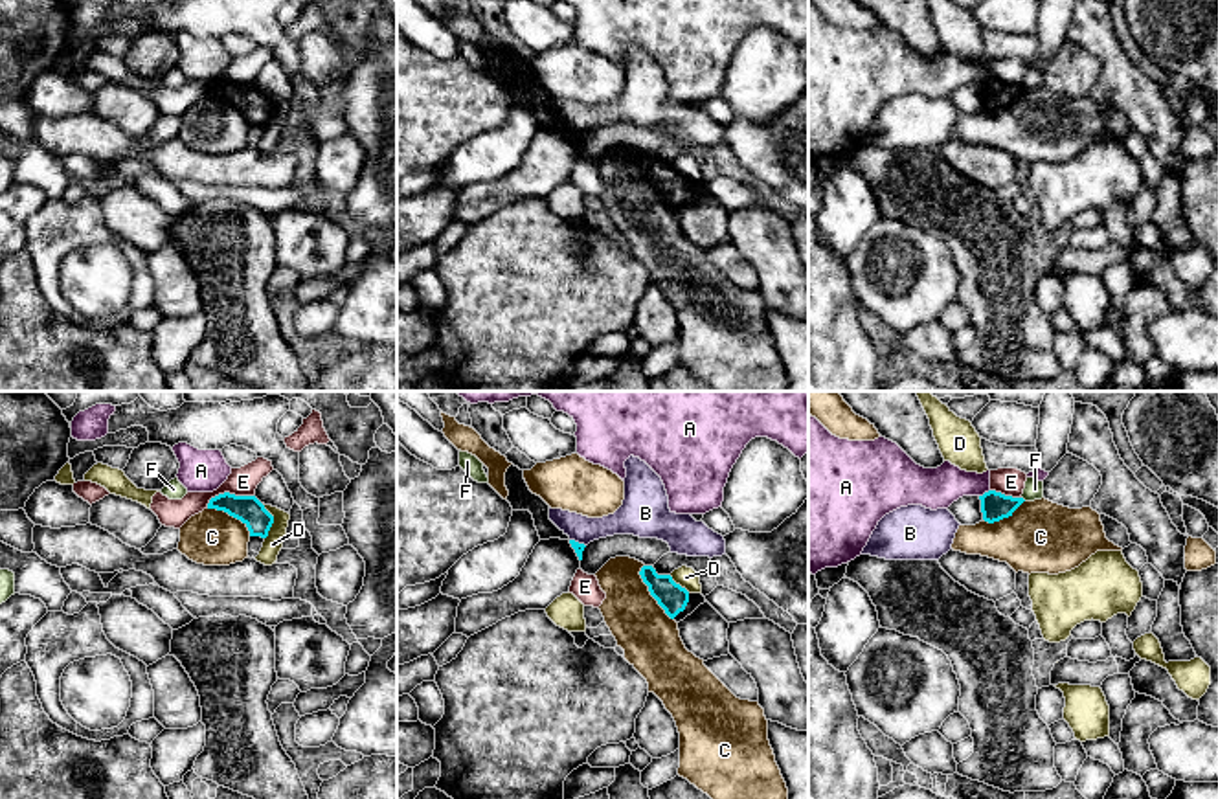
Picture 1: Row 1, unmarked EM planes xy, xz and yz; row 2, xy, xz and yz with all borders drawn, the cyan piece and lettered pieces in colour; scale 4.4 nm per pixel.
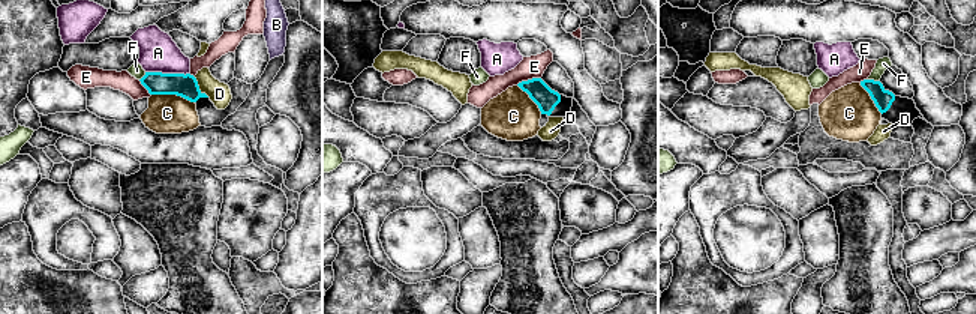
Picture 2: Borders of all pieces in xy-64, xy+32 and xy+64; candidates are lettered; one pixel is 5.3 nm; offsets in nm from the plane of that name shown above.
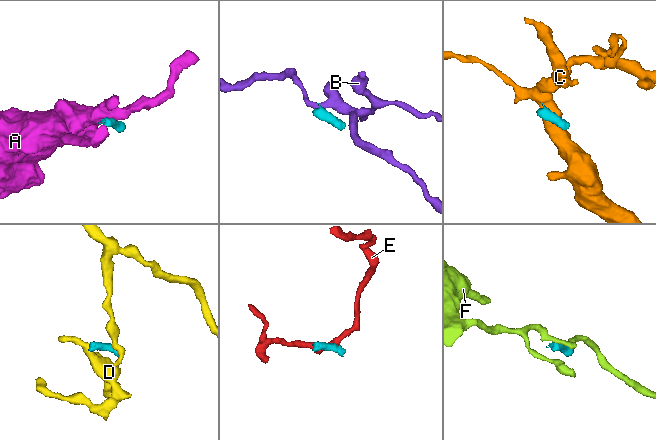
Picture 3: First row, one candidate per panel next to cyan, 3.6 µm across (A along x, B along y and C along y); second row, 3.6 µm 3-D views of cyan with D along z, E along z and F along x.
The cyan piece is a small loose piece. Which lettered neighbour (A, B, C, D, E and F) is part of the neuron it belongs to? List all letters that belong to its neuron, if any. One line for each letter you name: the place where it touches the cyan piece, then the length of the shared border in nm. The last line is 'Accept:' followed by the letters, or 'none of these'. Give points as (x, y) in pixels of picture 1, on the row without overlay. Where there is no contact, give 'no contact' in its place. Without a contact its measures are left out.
Accept: none of these

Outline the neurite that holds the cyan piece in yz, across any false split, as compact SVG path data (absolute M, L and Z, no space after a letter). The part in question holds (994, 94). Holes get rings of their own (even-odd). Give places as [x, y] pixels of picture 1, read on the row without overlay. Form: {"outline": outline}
{"outline": "M988 79L981 88L983 108L988 112L1012 105L1012 101L1025 90L1023 86L1005 84L996 79Z"}

